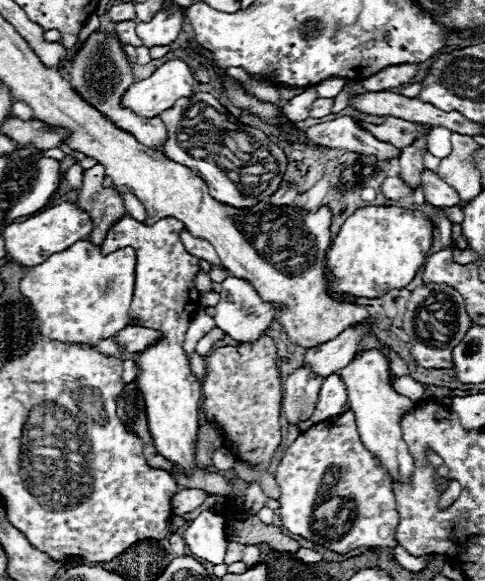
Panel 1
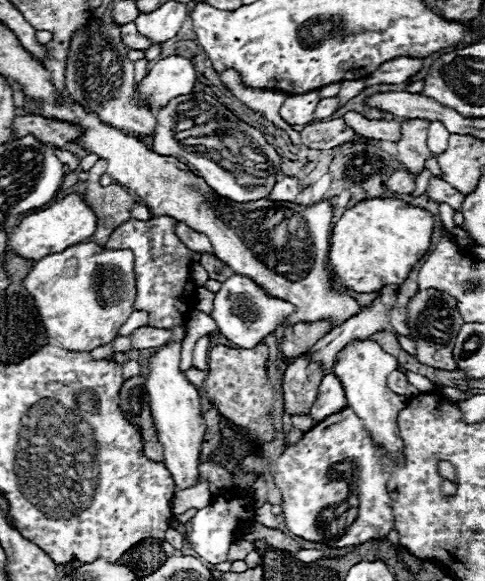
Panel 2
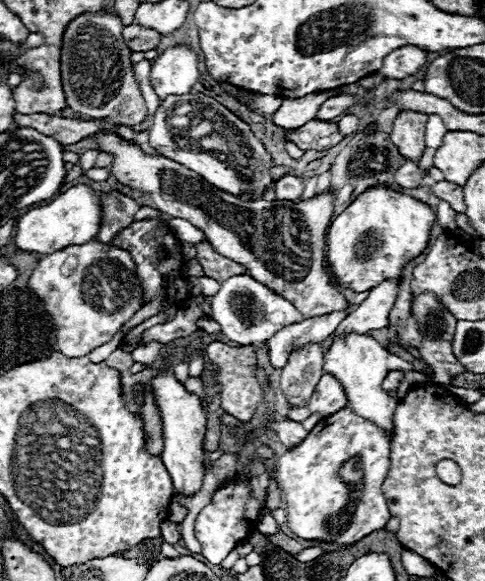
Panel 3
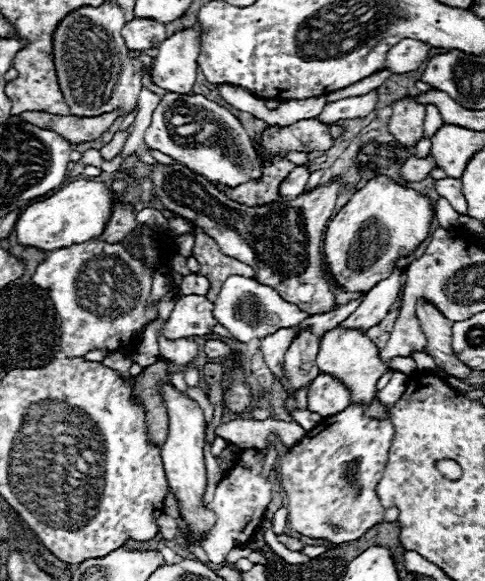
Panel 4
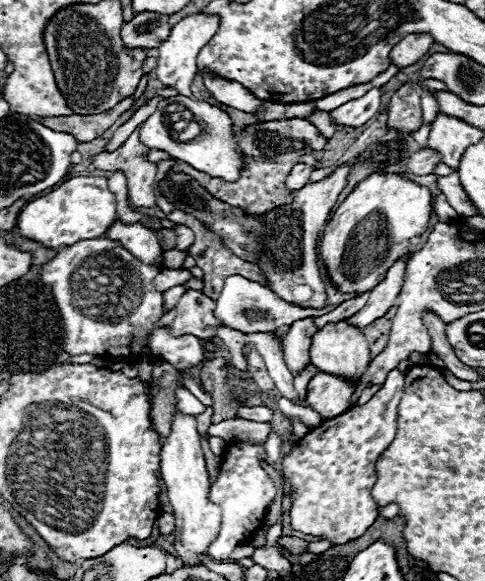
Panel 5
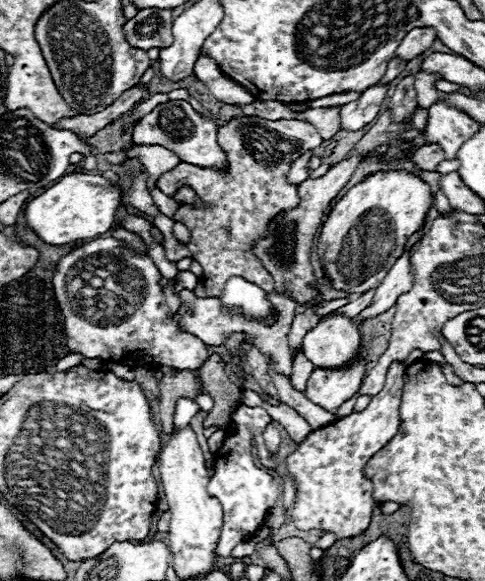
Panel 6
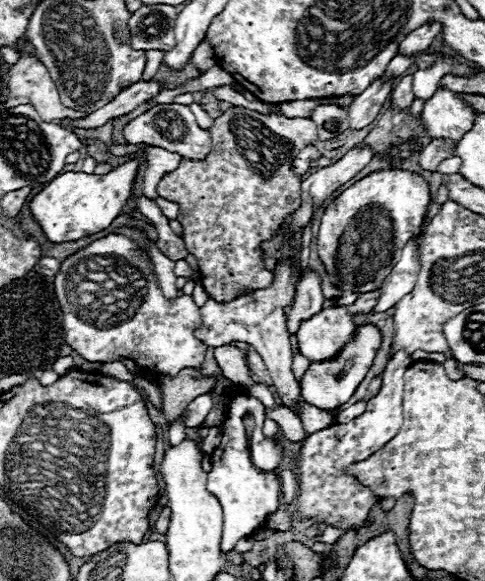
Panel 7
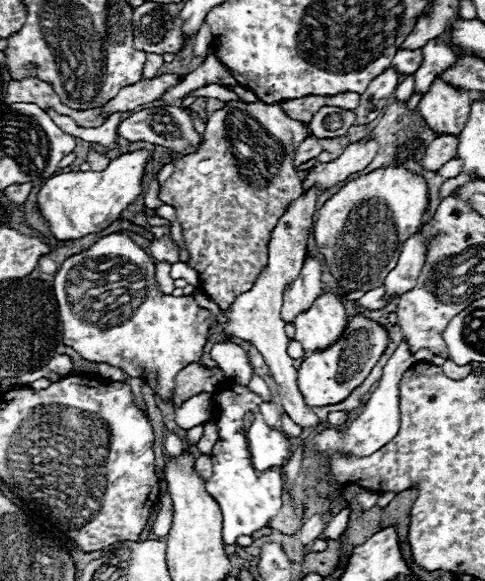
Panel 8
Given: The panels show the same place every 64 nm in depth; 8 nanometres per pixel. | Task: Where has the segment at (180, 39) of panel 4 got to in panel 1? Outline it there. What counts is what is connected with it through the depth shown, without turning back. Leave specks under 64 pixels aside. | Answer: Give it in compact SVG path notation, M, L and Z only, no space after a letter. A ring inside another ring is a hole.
M170 60L150 78L134 82L122 96L122 106L142 118L154 118L172 108L178 98L192 96L192 86L194 76L190 66L182 60Z

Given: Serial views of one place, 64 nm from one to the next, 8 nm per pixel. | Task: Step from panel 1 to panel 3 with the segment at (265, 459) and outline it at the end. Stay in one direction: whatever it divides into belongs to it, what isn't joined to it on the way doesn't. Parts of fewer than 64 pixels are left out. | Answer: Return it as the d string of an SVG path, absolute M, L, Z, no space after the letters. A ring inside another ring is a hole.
M212 342L206 346L206 356L214 364L214 382L220 386L220 406L226 414L240 422L250 422L258 404L264 402L264 386L256 378L256 352L254 348L232 348L222 342Z

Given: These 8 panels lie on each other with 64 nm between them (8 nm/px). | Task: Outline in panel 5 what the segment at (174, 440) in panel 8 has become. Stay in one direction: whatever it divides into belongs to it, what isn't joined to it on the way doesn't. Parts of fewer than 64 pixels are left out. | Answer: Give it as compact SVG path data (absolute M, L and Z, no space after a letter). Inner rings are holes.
M178 386L178 388L176 388L176 400L178 400L178 408L180 408L184 414L196 416L196 414L202 414L204 408L206 408L206 406L204 406L198 398L194 398L184 386Z

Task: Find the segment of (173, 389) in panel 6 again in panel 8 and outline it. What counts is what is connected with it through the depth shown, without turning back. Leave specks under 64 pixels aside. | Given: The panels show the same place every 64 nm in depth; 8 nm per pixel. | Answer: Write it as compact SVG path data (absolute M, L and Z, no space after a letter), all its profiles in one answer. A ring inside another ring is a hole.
M188 364L176 376L176 386L170 404L182 406L188 398L202 394L202 392L216 392L224 384L224 374L220 368L204 368L202 364Z

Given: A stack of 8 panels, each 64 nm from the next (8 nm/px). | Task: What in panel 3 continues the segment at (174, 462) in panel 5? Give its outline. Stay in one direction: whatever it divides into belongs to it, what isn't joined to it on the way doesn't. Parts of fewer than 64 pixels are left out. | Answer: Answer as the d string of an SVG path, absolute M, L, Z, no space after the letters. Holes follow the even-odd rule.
M166 354L162 358L162 364L158 366L158 374L152 378L152 390L154 400L162 418L162 434L164 434L164 450L162 450L162 462L172 478L172 486L176 494L194 494L202 486L204 478L204 434L206 434L206 410L200 402L200 398L186 390L182 382L174 376L174 364L172 354Z

